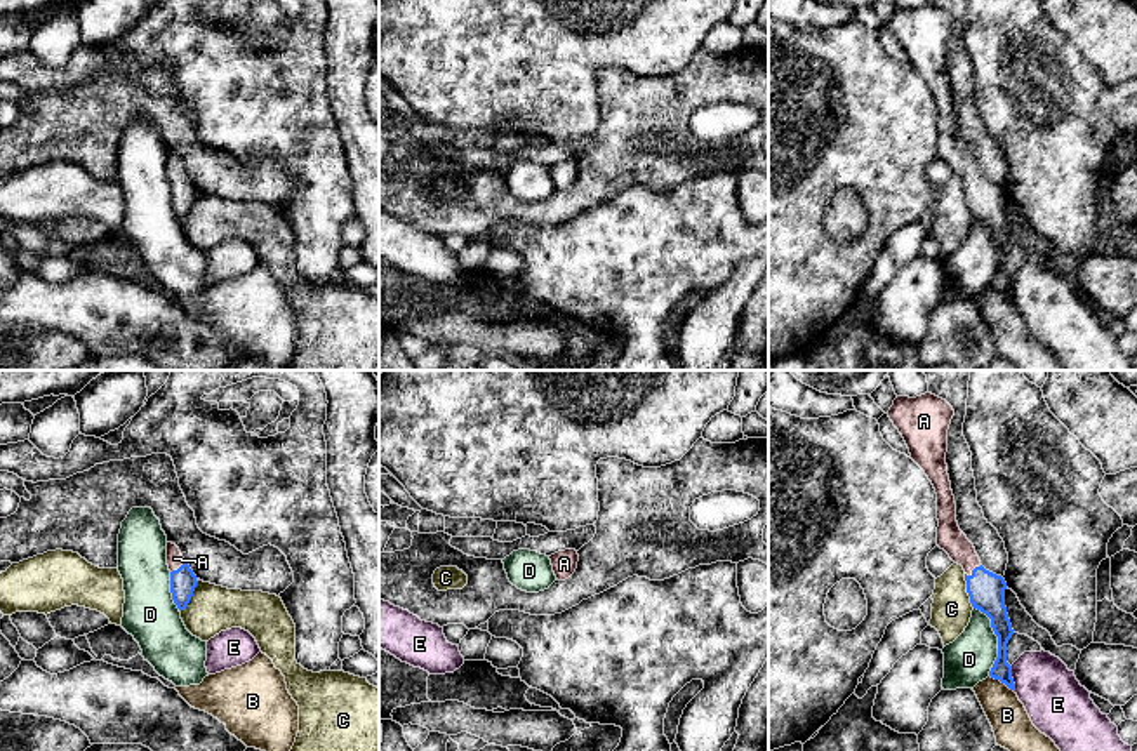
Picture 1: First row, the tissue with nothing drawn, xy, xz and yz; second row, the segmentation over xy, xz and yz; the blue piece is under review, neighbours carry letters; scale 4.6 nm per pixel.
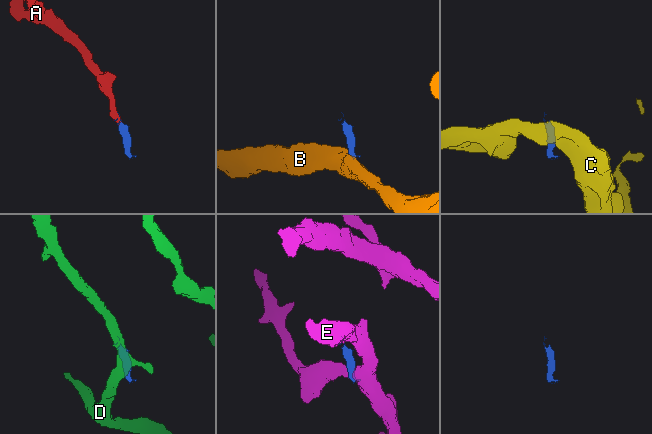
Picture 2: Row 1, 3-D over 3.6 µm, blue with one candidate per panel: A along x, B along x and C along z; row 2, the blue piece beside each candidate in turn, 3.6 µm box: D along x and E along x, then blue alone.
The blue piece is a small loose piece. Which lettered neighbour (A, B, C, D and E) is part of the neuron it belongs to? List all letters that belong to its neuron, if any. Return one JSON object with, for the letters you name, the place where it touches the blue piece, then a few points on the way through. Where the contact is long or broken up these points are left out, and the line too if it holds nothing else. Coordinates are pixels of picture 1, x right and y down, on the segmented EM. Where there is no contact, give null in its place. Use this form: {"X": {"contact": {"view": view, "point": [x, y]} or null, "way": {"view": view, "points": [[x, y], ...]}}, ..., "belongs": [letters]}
{"A": {"contact": {"view": "yz", "point": [972, 571]}, "way": {"view": "yz", "points": [[986, 590], [972, 571], [967, 557], [950, 538]]}}, "belongs": ["A"]}

